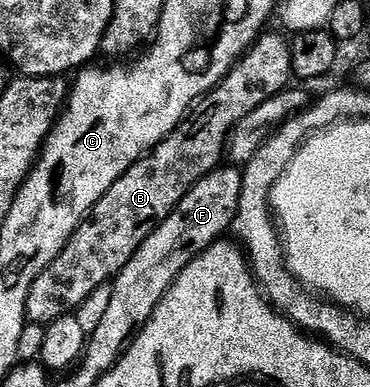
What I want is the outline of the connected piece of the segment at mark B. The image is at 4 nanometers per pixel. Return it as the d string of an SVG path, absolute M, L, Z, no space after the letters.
M265 31L253 41L230 72L195 102L188 115L161 144L141 156L139 162L130 166L130 170L126 170L126 174L122 174L122 178L118 178L118 182L114 182L114 186L110 186L110 190L102 194L102 198L92 207L92 211L77 226L76 233L72 235L70 242L66 242L58 258L54 258L54 262L50 262L50 266L46 266L46 270L42 270L42 274L38 274L38 278L30 286L30 294L26 298L27 323L50 325L59 316L67 316L79 310L86 302L86 298L94 294L94 290L98 290L98 286L115 281L126 266L126 262L134 258L142 242L150 238L152 231L173 212L178 202L182 202L182 198L186 198L189 190L206 174L221 167L226 156L228 137L235 124L293 83L292 46L289 37L279 36L278 33L270 31Z

